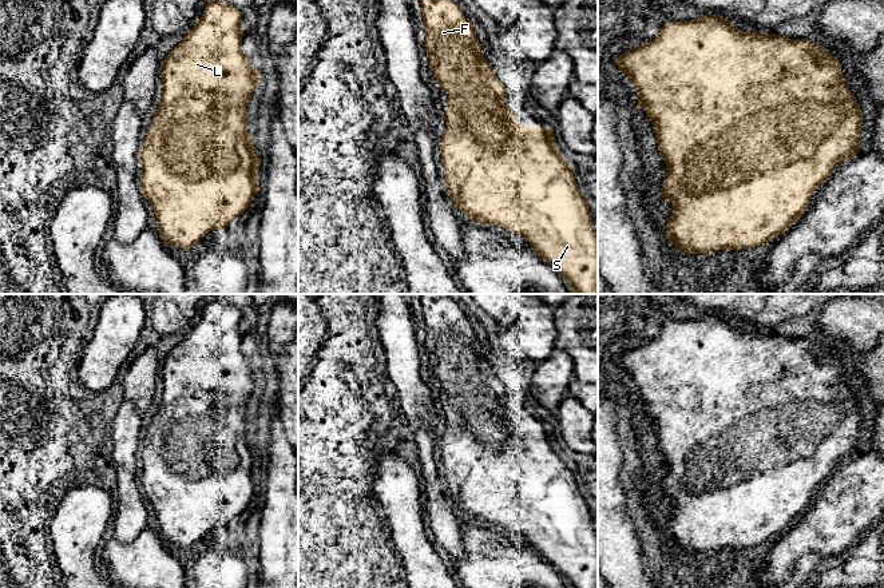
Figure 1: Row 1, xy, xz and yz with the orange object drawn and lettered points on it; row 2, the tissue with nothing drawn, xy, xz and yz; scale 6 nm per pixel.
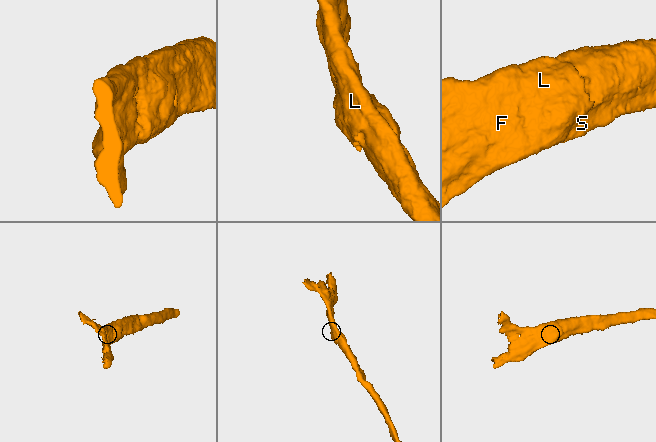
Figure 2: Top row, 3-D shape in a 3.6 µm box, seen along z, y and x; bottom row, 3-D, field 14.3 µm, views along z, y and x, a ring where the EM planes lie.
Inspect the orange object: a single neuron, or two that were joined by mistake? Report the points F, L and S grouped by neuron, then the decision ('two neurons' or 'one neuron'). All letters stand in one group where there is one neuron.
F L S; one neuron

